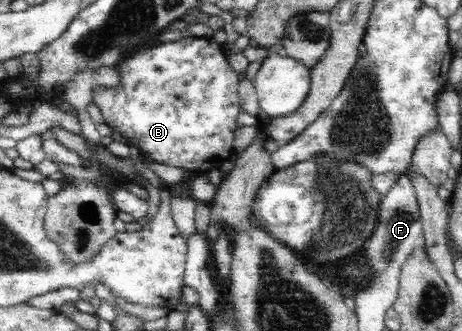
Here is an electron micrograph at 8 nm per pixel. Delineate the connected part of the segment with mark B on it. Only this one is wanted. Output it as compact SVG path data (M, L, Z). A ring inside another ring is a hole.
M183 37L175 42L164 42L161 46L147 47L119 66L122 87L95 88L92 102L101 109L106 124L140 153L148 154L152 160L167 166L208 173L221 168L231 156L235 119L242 111L238 73L229 65L227 55L226 45L206 37Z

